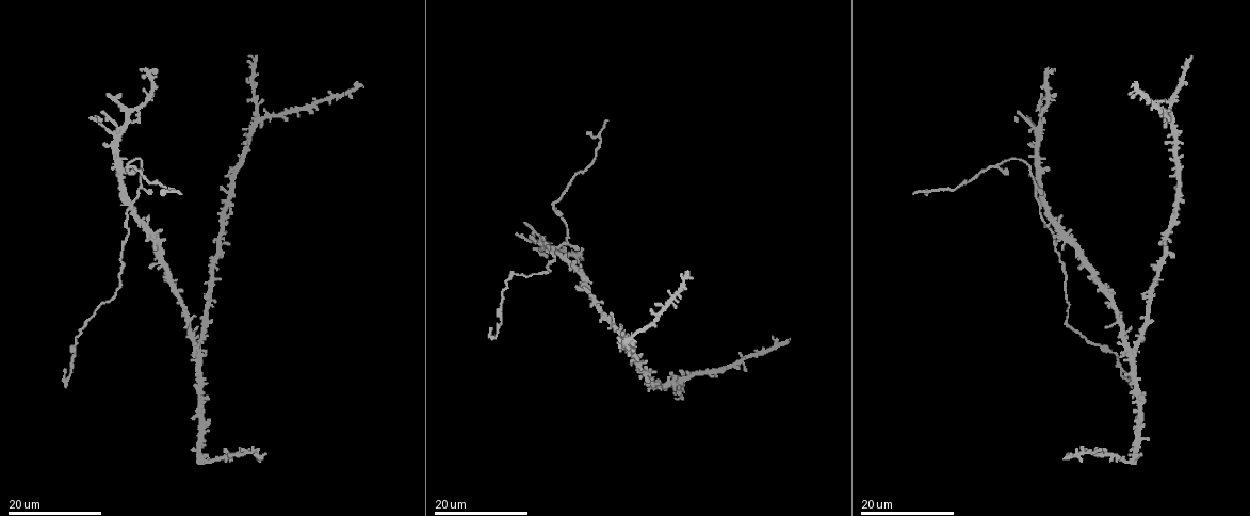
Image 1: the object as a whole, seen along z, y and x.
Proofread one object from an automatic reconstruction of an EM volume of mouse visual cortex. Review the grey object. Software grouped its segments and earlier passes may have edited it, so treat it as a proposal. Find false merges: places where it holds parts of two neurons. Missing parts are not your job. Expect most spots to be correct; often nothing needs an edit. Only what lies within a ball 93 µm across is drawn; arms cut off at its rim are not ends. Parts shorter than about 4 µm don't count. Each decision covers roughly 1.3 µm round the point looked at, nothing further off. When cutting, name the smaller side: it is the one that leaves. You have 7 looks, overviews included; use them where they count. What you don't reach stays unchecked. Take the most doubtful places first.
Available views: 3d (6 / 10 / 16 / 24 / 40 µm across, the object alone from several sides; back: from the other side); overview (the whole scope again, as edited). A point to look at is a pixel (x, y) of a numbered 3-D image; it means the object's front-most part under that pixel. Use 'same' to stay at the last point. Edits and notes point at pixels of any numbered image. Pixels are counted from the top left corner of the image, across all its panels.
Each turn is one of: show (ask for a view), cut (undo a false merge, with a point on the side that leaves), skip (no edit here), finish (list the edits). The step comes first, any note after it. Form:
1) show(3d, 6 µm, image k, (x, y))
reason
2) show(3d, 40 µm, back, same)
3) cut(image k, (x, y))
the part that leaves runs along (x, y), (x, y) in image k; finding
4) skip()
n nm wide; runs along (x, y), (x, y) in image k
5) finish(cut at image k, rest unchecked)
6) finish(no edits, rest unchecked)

show(3d, 16 µm, image 1, (1036, 126))
side arm on a straight run

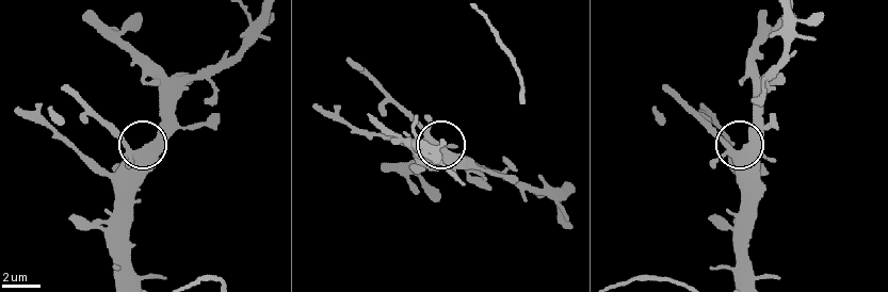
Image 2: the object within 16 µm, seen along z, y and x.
show(3d, 6 µm, image 2, (736, 152))

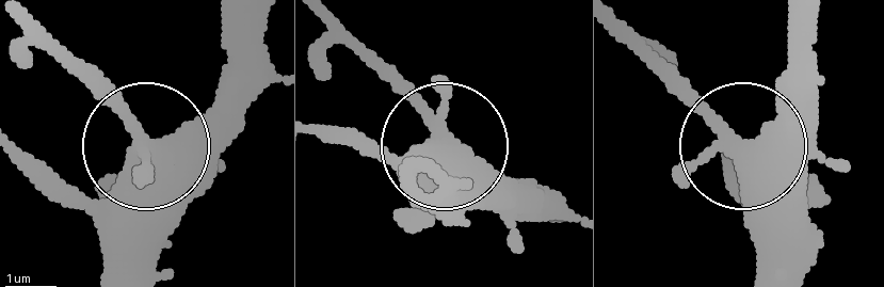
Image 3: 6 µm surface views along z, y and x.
skip()
3 arms; runs along (137, 267), (137, 139), (51, 54) in image 3; all the same neuron

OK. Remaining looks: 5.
show(3d, 16 µm, image 1, (261, 118))
four or more arms meet

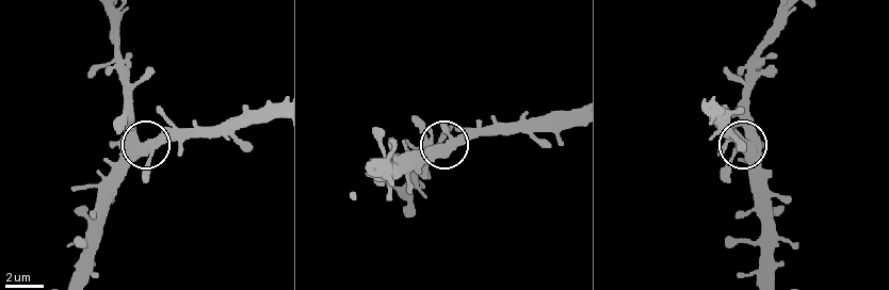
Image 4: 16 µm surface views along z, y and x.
show(3d, 10 µm, image 4, (439, 147))

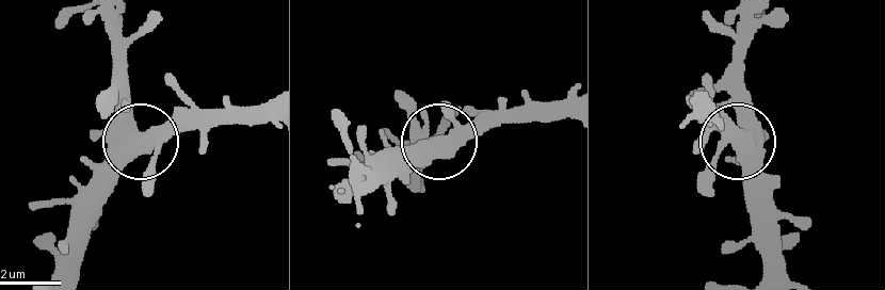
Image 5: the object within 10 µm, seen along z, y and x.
skip()
490 nm wide; all the same neuron

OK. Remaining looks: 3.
show(3d, 24 µm, image 1, (1044, 207))
looks like a crossing

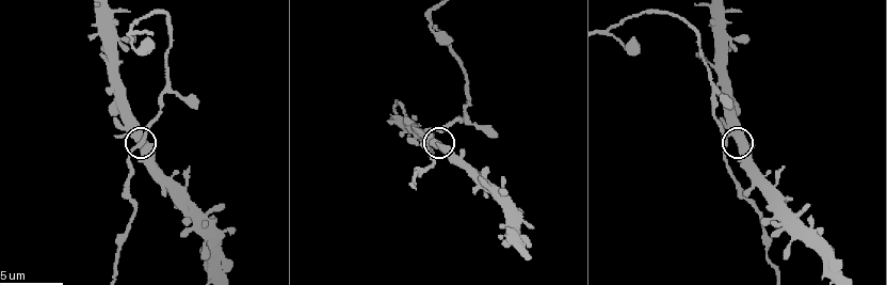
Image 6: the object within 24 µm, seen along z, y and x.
show(3d, 10 µm, image 6, (139, 136))
zoom in

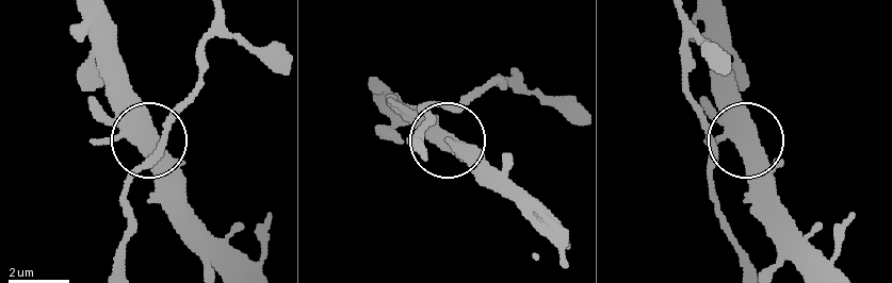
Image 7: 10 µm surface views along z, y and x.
skip()
continuous, no second neuron

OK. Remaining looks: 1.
finish(no edits, rest unchecked)

